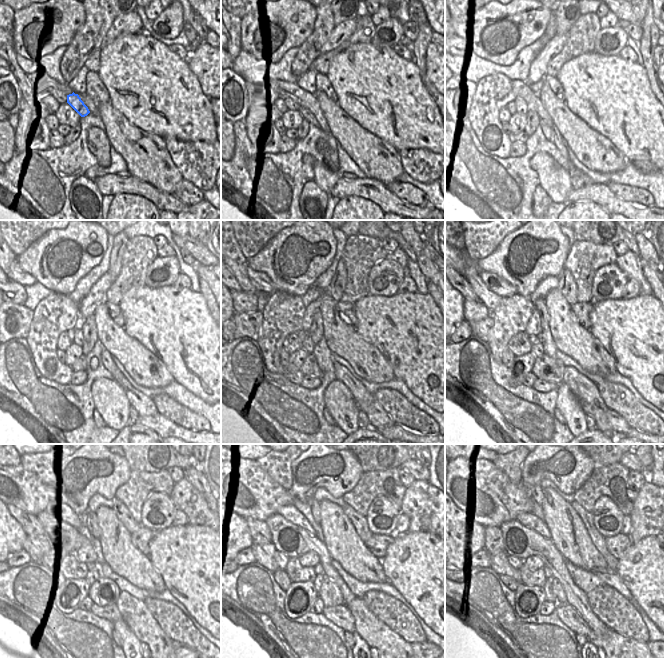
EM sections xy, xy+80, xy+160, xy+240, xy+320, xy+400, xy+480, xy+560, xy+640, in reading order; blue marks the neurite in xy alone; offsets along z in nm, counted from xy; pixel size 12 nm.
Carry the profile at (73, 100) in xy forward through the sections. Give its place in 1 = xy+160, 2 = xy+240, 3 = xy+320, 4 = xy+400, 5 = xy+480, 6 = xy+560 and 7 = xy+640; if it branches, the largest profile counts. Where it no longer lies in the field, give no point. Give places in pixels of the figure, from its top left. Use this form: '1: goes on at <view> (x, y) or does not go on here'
1: goes on at xy+160 (546, 130)
2: goes on at xy+240 (107, 362)
3: goes on at xy+320 (363, 398)
4: goes on at xy+400 (585, 391)
5: goes on at xy+480 (135, 613)
6: goes on at xy+560 (391, 646)
7: goes on at xy+640 (617, 647)

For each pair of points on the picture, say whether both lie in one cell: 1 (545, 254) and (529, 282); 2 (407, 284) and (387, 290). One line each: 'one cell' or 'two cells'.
1: one cell
2: two cells

